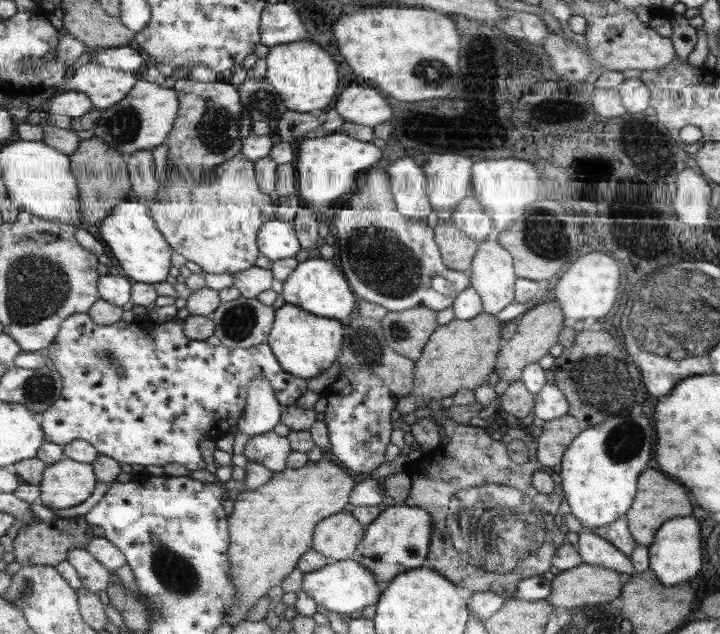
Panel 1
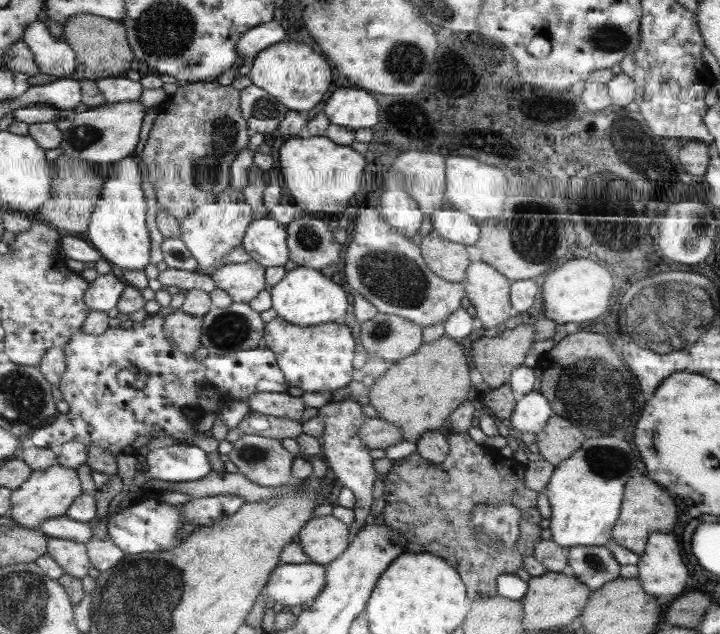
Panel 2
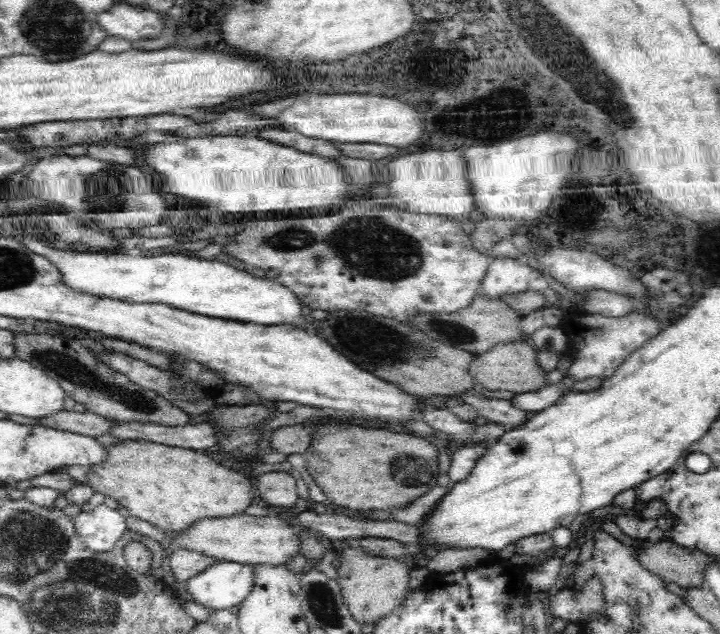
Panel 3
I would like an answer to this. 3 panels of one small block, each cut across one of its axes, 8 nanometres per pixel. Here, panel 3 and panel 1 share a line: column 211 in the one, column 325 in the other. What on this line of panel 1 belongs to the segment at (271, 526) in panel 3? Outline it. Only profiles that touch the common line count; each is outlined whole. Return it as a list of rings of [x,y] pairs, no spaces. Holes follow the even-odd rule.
[[[339,511],[315,525],[311,548],[332,562],[349,559],[364,534],[365,527],[358,519]]]

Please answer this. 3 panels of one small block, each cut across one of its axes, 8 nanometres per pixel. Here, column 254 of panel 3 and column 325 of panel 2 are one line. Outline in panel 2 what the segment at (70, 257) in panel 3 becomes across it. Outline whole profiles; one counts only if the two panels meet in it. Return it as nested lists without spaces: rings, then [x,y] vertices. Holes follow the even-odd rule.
[[[299,266],[288,270],[285,276],[271,287],[271,308],[275,310],[276,316],[285,319],[295,326],[317,326],[327,322],[335,323],[347,312],[347,296],[341,290],[341,285],[333,284],[329,276],[321,276],[317,270],[311,267]]]

